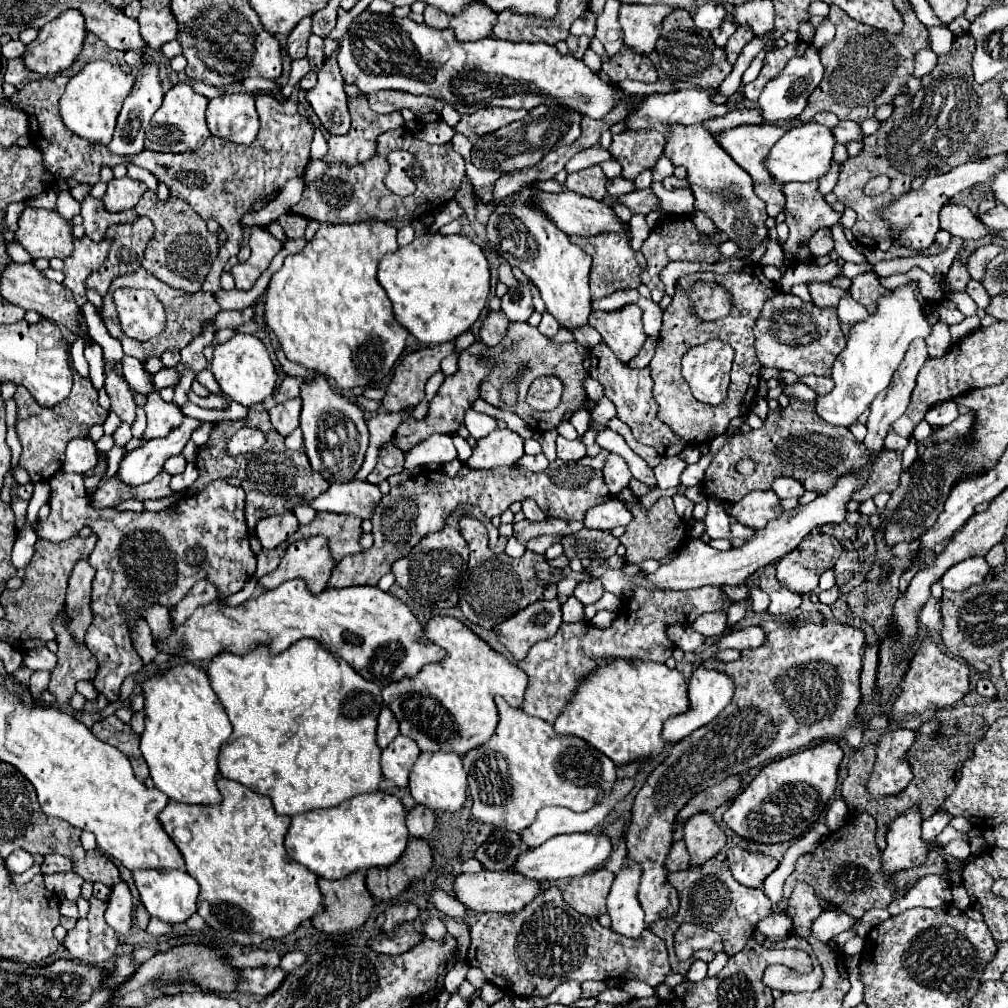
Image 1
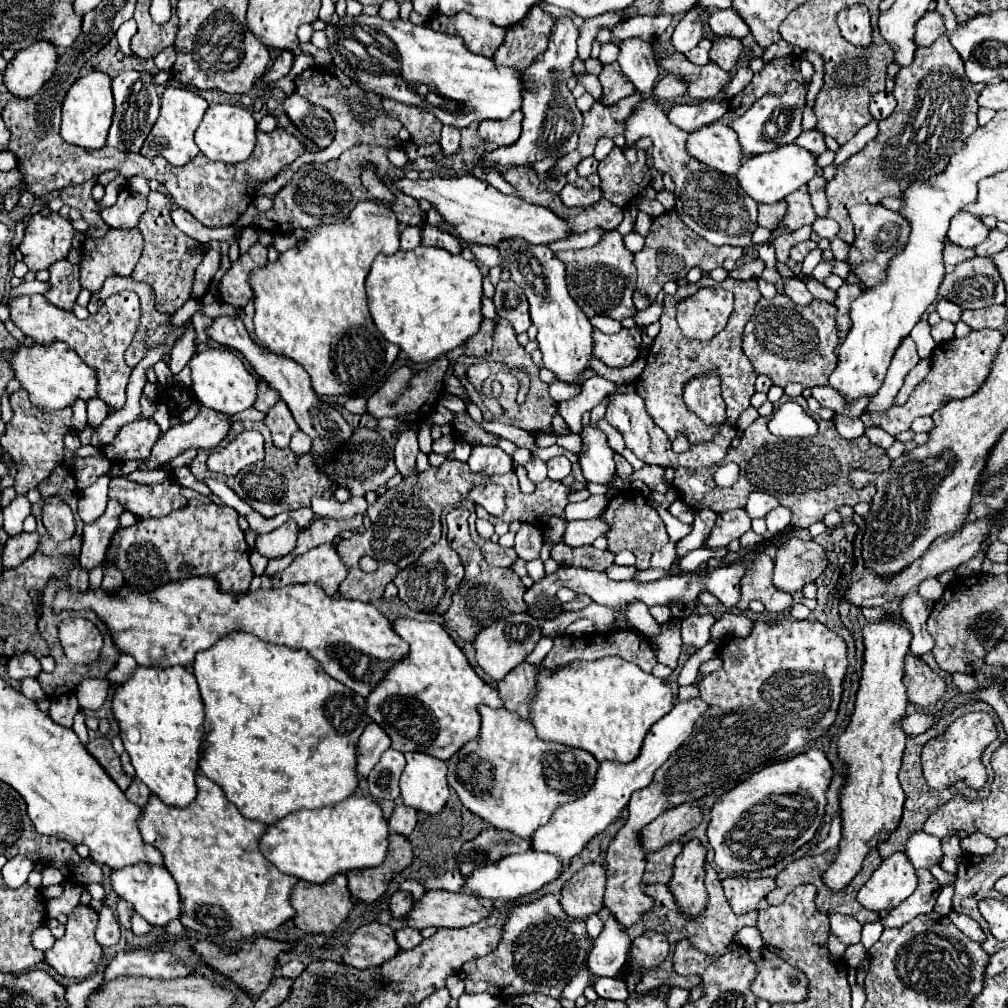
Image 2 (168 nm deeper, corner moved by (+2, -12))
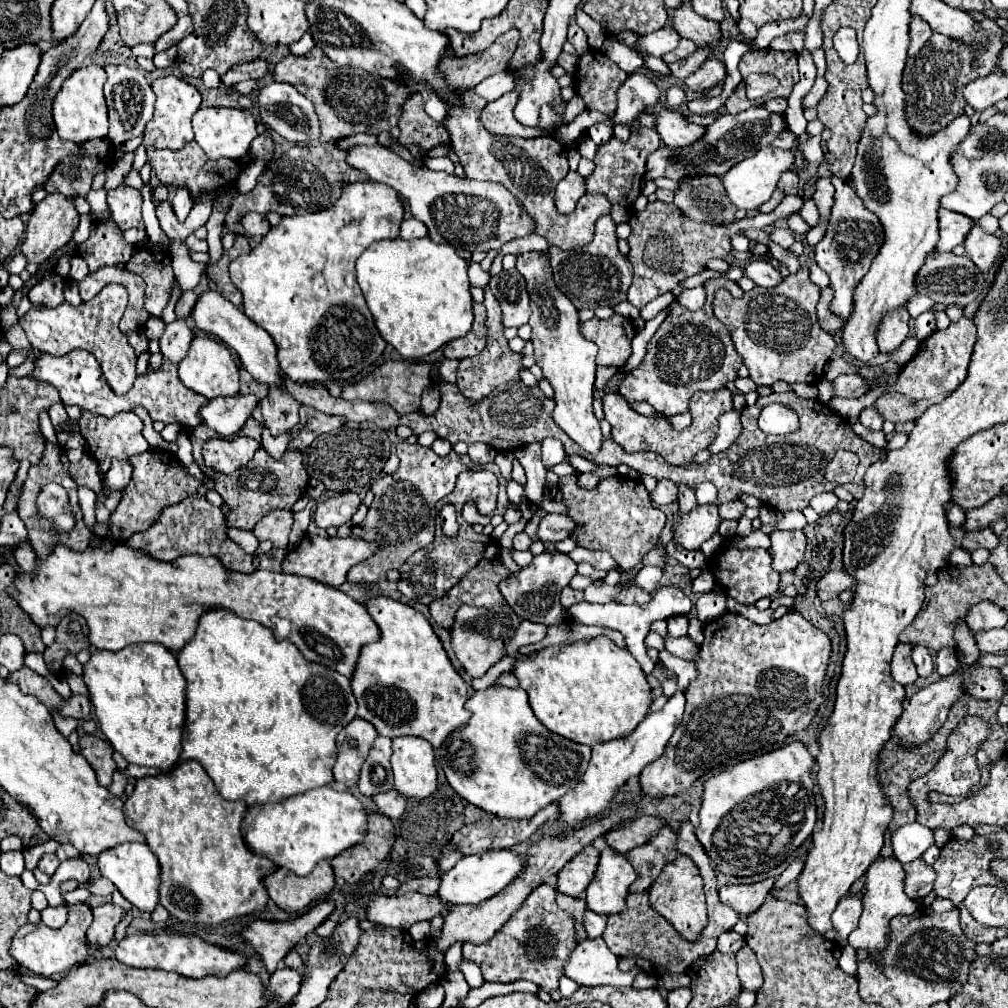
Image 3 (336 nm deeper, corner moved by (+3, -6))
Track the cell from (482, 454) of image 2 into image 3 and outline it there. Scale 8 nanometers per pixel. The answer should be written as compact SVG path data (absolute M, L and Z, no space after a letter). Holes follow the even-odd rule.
M472 443L468 447L468 457L478 465L488 465L494 461L496 449L492 449L490 445L484 445L484 443Z

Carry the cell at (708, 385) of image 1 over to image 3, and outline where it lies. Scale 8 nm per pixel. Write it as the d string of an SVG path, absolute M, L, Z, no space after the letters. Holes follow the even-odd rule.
M698 391L692 396L690 401L690 413L692 413L692 425L684 429L682 433L676 433L670 429L668 421L664 417L644 417L636 413L626 397L620 393L608 393L602 397L604 403L604 415L606 421L612 425L612 439L624 447L628 453L632 451L654 451L660 453L666 461L674 465L686 465L692 463L698 451L708 449L714 439L718 437L718 417L732 411L732 401L730 401L730 391Z

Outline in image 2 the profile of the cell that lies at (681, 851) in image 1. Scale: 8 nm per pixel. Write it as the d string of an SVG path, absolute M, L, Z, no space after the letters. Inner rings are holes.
M671 841L655 853L647 853L643 885L667 883L673 875L673 859L681 853L681 841Z

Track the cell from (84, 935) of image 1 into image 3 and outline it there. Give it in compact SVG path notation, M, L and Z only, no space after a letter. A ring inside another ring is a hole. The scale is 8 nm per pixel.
M74 903L68 905L68 921L60 929L50 929L44 923L40 925L30 925L26 923L12 941L10 953L12 957L24 965L26 969L44 975L44 977L56 977L60 973L72 971L76 965L82 965L88 955L88 939L86 931L92 923L92 909L86 903Z

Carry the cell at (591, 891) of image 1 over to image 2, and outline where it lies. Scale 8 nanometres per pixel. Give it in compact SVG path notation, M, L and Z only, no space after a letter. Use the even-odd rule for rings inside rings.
M589 863L579 869L561 889L561 907L575 919L587 919L603 909L605 869L599 863Z

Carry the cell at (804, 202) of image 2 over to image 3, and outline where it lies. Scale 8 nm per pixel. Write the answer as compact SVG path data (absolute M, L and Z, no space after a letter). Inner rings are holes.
M794 171L790 173L784 173L782 175L782 181L778 183L778 187L784 191L784 193L798 193L800 187L798 187L798 175Z

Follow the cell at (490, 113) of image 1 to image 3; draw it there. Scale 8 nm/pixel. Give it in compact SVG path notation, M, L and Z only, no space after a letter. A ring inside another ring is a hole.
M504 93L500 99L488 103L482 109L482 125L492 135L510 135L510 137L538 137L538 129L524 127L514 117L514 105L518 101L518 93Z

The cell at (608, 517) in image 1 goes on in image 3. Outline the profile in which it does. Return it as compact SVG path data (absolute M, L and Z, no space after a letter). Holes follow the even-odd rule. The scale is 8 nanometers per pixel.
M548 513L542 517L540 527L538 527L538 537L544 543L556 543L570 539L572 531L576 529L576 521L572 521L568 515L558 515L558 513Z

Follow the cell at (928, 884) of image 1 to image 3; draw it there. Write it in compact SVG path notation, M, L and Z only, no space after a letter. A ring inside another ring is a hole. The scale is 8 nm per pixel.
M916 859L904 865L906 871L906 895L914 901L924 899L934 889L936 871L924 863L924 859Z

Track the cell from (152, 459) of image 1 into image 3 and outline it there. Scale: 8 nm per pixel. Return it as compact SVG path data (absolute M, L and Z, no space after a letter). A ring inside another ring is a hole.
M238 393L234 397L216 397L200 407L200 417L206 427L222 437L230 437L242 429L256 405L258 399L250 395Z

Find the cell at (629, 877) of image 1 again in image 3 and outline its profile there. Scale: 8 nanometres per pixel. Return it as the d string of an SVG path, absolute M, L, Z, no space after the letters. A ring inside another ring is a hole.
M596 937L596 939L588 939L588 941L582 941L580 945L576 945L574 953L570 955L570 961L566 961L564 975L574 979L580 985L586 985L586 987L592 987L592 985L630 985L636 971L622 973L618 969L618 957L608 949L608 945L602 937Z

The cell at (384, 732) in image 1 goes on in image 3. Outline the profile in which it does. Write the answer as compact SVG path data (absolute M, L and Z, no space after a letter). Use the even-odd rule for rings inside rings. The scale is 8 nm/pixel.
M356 717L338 735L338 759L334 765L334 779L352 787L358 783L360 767L366 761L378 731L368 721Z

